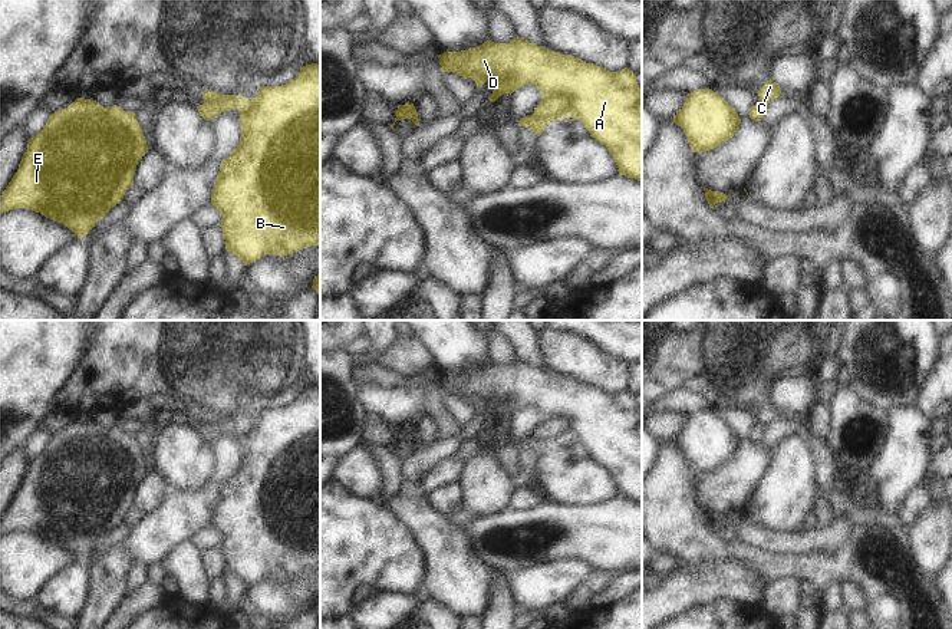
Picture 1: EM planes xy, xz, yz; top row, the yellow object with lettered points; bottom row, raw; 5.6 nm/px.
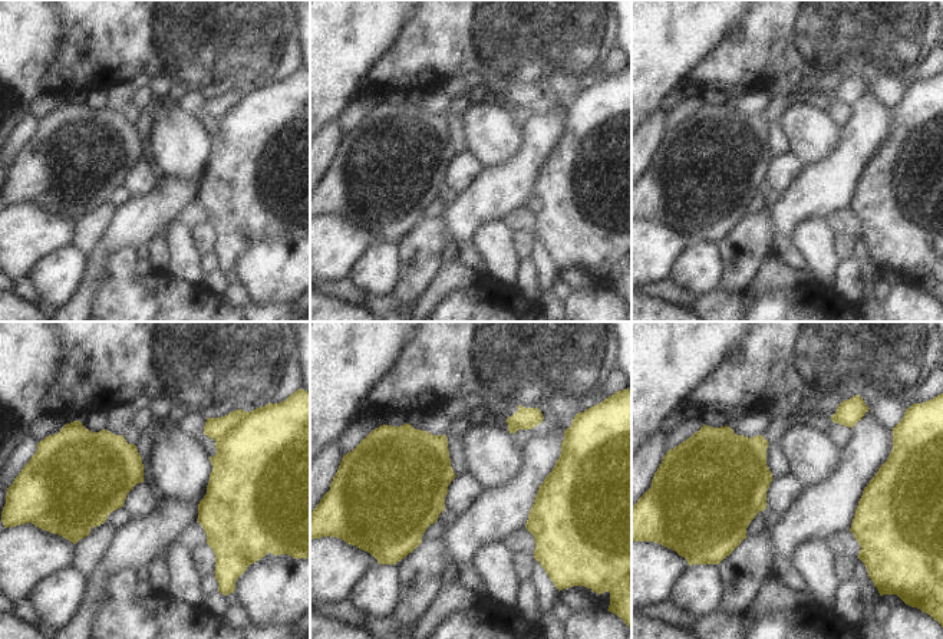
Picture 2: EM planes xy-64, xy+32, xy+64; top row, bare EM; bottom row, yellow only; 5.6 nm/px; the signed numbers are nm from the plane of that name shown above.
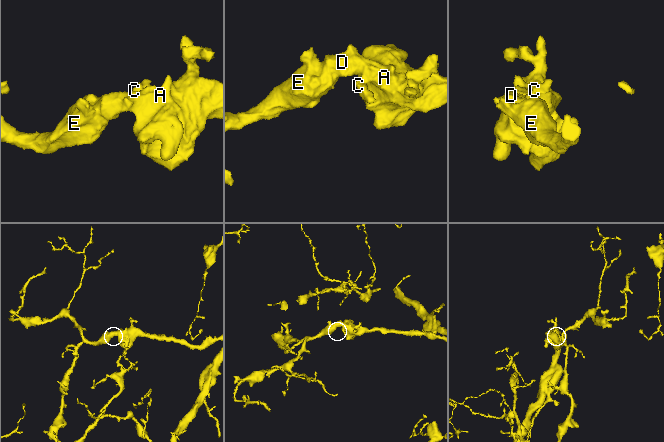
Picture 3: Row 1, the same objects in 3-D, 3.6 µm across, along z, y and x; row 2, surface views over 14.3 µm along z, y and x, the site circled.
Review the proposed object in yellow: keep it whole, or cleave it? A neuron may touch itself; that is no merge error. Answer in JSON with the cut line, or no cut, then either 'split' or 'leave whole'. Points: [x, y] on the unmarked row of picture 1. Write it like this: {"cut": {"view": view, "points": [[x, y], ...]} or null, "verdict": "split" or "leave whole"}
{"cut": {"view": "xz", "points": [[532, 435], [549, 443]]}, "verdict": "split"}

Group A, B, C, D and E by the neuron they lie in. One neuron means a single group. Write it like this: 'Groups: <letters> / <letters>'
Groups: A B D E / C

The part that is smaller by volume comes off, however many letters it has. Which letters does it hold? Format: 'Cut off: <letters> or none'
Cut off: C

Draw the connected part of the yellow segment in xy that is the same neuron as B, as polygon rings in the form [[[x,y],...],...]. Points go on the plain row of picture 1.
[[[306,386],[294,401],[281,408],[261,408],[251,421],[221,416],[197,428],[200,437],[213,442],[218,435],[240,431],[240,465],[221,483],[211,526],[220,533],[225,572],[246,587],[264,576],[287,577],[320,566],[320,388]]]

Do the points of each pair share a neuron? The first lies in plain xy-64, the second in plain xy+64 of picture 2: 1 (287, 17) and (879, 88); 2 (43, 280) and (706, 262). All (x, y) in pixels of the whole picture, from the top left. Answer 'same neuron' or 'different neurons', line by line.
1: different neurons
2: same neuron

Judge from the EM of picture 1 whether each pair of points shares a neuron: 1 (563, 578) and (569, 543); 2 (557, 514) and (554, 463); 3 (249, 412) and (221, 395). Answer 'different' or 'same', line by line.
1: different
2: different
3: different

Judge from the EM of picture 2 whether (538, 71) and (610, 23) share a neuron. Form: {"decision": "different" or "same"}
{"decision": "same"}

